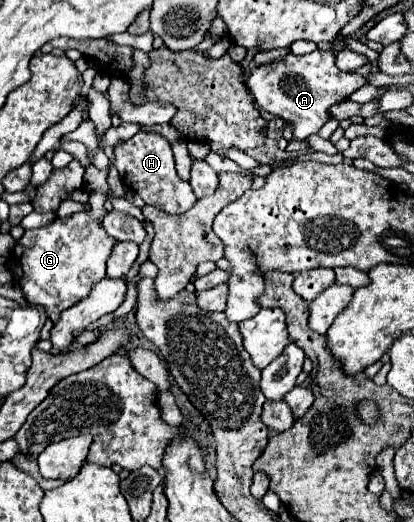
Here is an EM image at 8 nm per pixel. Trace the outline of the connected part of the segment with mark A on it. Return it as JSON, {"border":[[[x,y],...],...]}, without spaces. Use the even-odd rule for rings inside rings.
{"border":[[[315,50],[305,56],[295,56],[289,52],[271,64],[255,66],[245,82],[259,110],[277,114],[285,122],[293,124],[293,140],[305,140],[311,134],[317,134],[319,128],[329,120],[329,108],[347,100],[357,88],[365,86],[363,76],[341,72],[335,66],[333,52],[329,50]]]}

